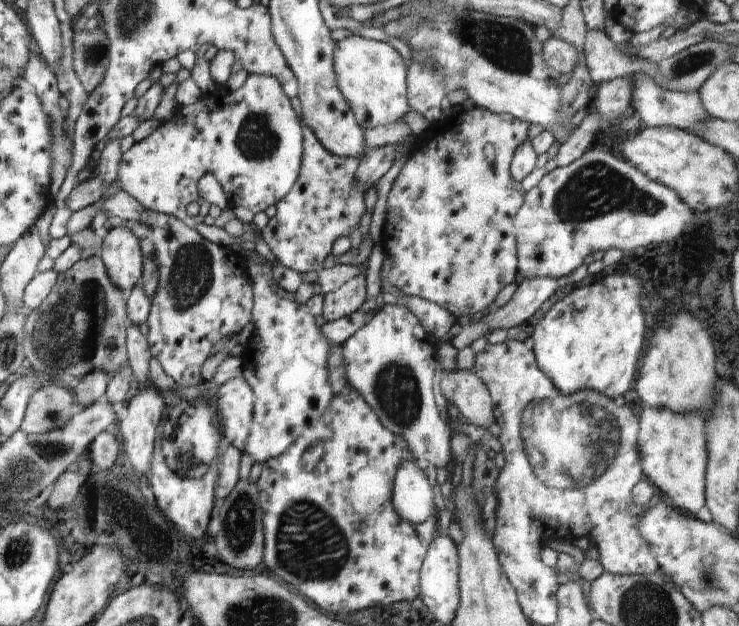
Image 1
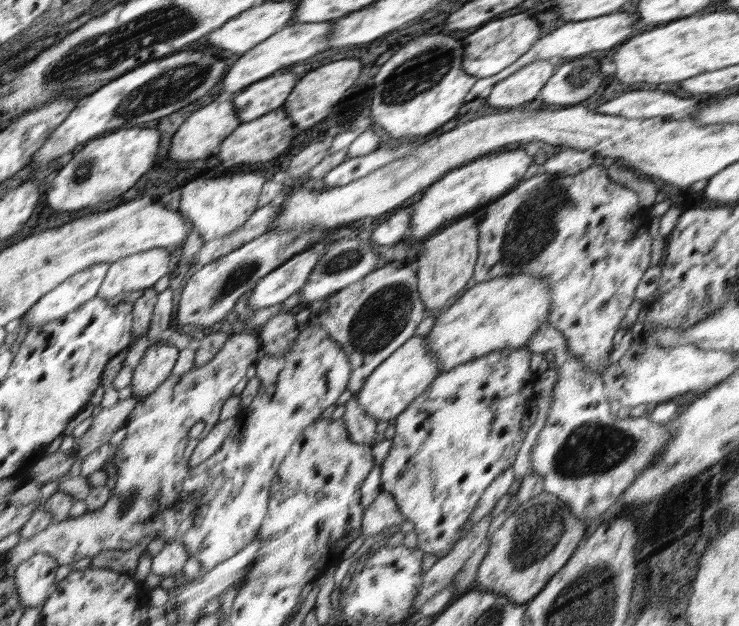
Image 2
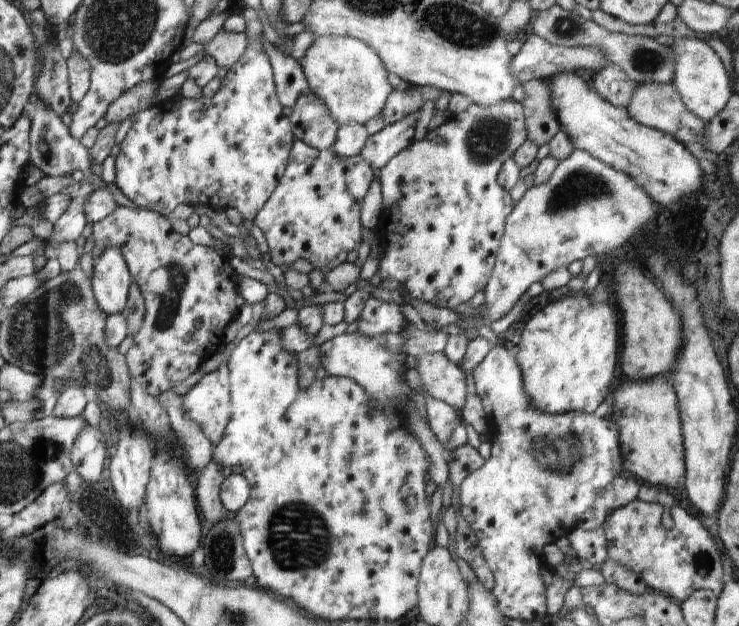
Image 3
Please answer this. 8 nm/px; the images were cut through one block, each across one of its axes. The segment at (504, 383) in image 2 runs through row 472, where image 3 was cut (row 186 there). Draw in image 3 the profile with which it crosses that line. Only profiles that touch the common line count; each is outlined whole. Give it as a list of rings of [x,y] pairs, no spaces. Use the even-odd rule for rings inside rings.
[[[512,99],[499,100],[498,102],[484,106],[471,103],[466,110],[463,110],[452,120],[446,120],[443,124],[432,131],[428,131],[420,141],[413,141],[404,150],[393,156],[380,170],[377,175],[381,184],[381,195],[383,198],[383,213],[386,218],[381,218],[378,225],[378,236],[382,242],[382,258],[379,269],[383,276],[391,277],[408,292],[412,300],[424,301],[437,307],[454,309],[463,302],[468,302],[476,292],[482,292],[488,277],[492,272],[496,255],[501,245],[501,238],[505,227],[505,220],[512,212],[512,198],[507,190],[504,190],[497,181],[498,173],[502,164],[507,158],[520,148],[520,145],[527,139],[527,129],[524,124],[523,106]]]

